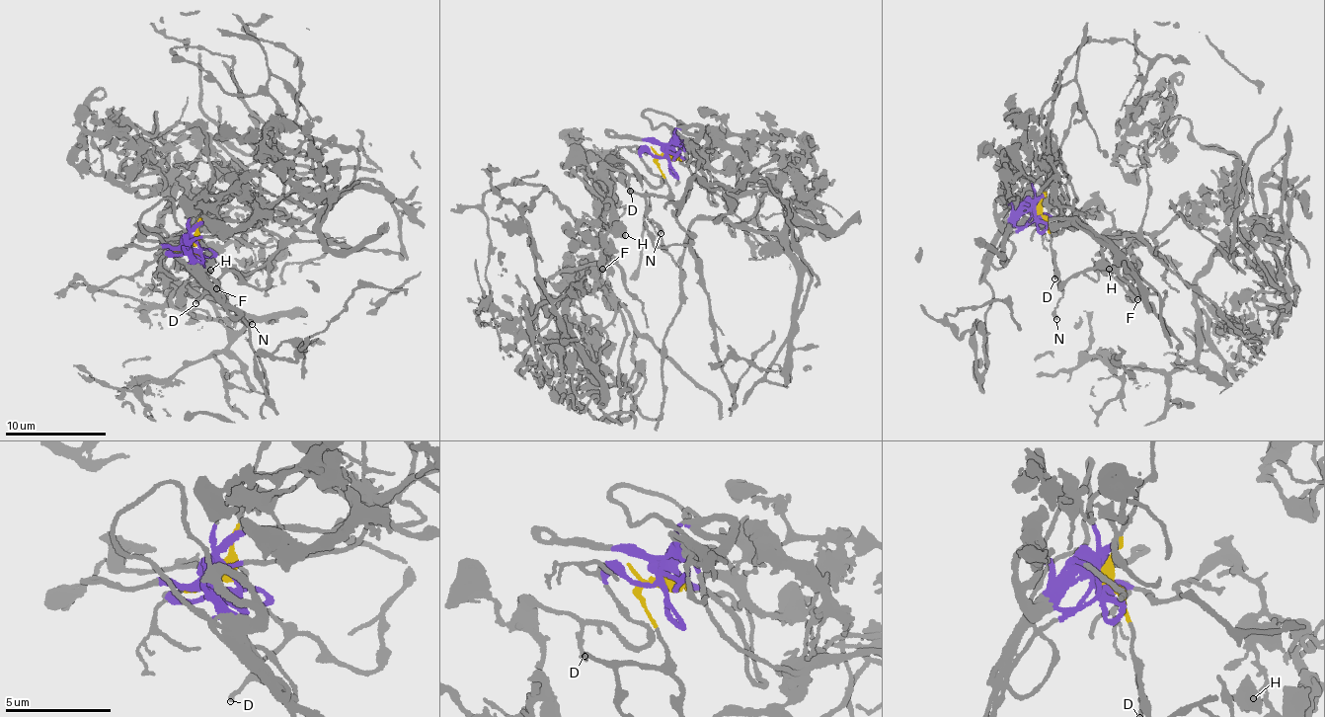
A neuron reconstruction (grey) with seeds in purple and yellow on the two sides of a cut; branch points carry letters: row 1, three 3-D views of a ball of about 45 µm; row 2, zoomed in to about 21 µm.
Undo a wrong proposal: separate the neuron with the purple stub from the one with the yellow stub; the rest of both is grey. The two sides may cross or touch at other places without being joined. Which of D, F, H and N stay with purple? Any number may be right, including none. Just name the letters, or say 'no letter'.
F, H

